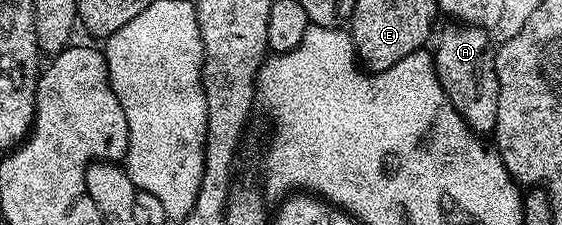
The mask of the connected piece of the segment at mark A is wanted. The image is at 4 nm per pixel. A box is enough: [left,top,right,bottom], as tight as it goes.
[435,26,498,134]

